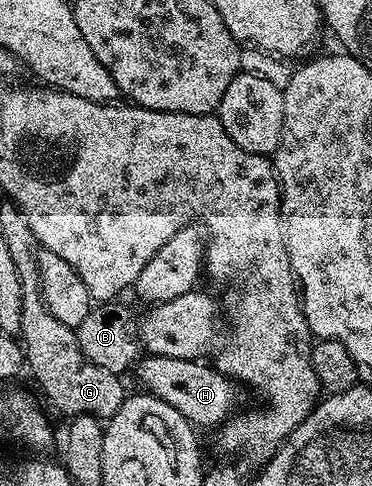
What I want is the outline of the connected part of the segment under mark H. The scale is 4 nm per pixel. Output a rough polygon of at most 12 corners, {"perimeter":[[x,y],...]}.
{"perimeter":[[145,355],[142,390],[213,431],[234,416],[238,386],[201,359]]}

